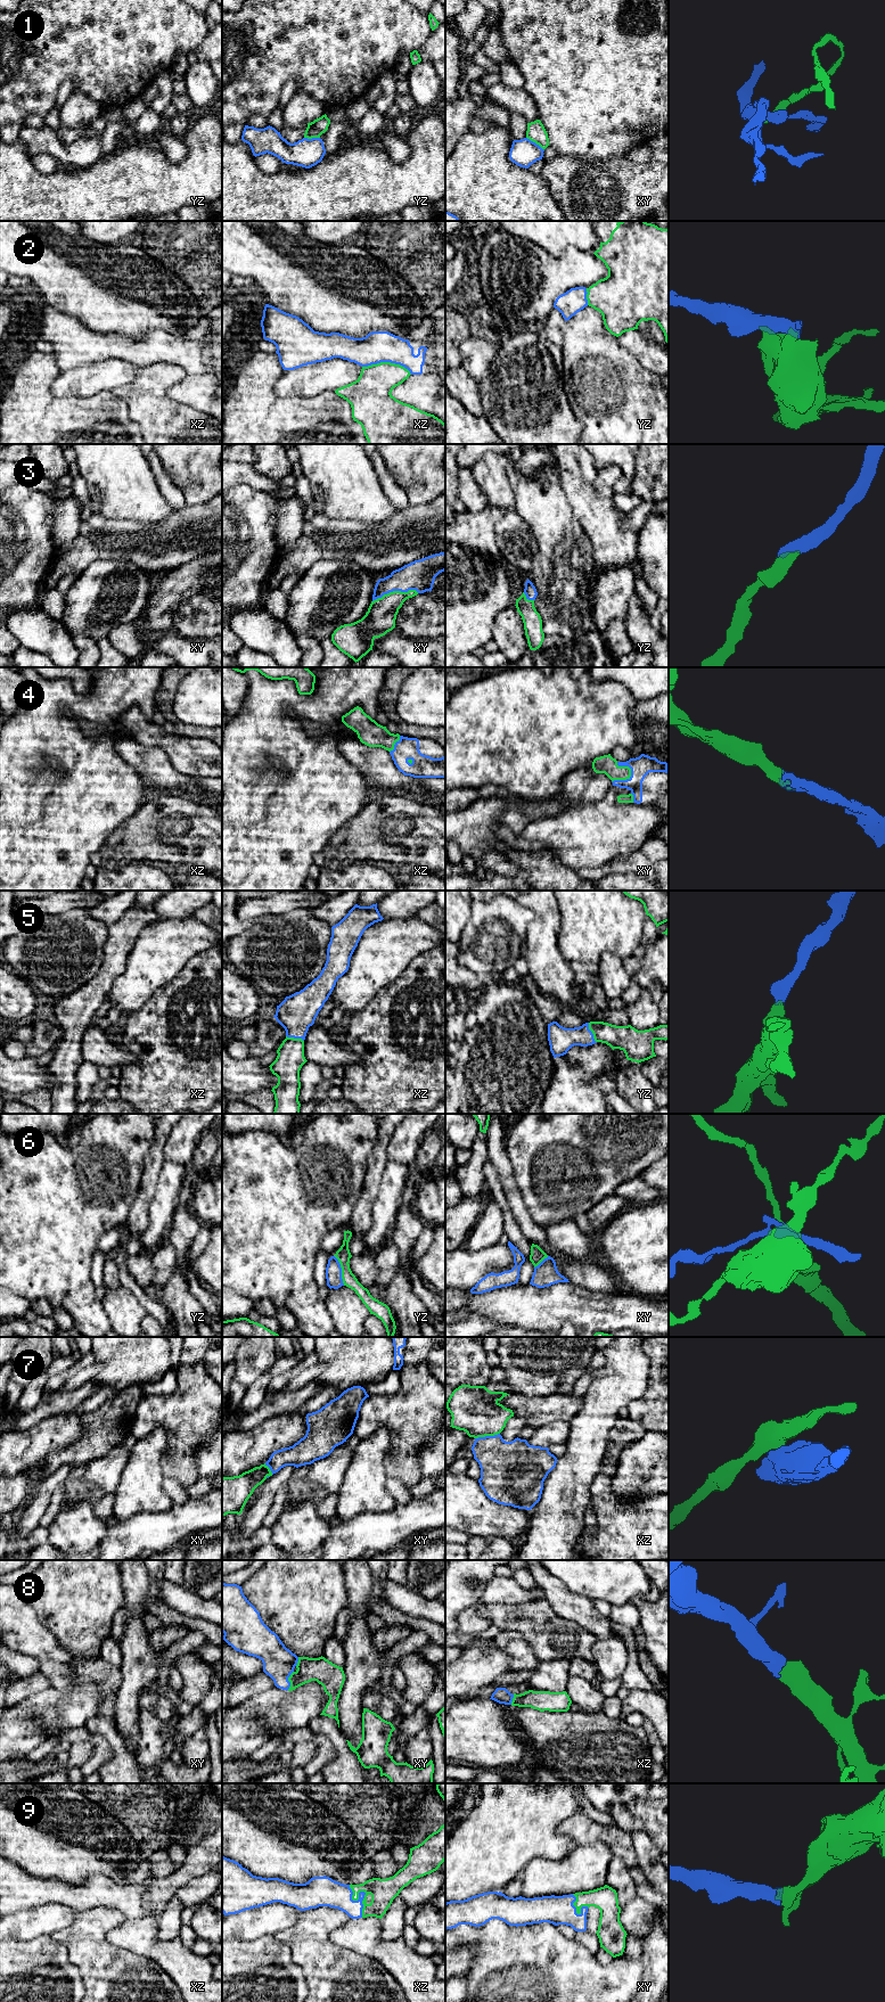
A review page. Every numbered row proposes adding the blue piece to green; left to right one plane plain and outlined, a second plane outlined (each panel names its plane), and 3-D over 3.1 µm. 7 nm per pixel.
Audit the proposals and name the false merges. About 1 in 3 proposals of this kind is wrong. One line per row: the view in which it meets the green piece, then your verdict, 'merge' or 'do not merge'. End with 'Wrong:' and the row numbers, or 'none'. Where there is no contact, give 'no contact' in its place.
1: xy | do not merge
2: xz | do not merge
3: xy | merge
4: xy | merge
5: yz | merge
6: yz | do not merge
7: xz | do not merge
8: xy | merge
9: xz | merge
Wrong: 1, 2, 6, 7

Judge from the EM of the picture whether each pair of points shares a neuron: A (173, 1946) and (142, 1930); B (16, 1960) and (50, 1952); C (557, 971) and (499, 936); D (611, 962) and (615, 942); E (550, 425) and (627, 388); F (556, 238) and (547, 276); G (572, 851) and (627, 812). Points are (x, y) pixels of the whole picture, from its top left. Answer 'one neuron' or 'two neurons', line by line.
A: one neuron
B: one neuron
C: two neurons
D: two neurons
E: two neurons
F: two neurons
G: one neuron

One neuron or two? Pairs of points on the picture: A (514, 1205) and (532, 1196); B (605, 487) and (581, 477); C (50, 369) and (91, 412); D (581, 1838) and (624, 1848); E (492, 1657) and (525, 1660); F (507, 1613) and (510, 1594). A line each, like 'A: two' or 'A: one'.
A: two
B: two
C: one
D: one
E: two
F: two

